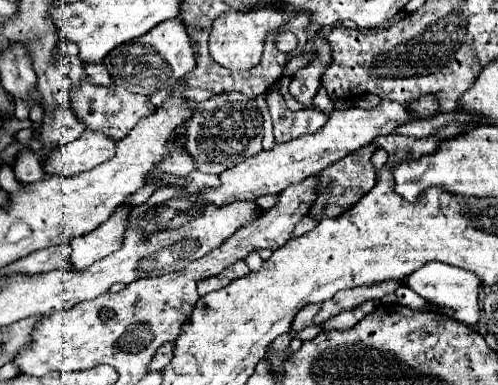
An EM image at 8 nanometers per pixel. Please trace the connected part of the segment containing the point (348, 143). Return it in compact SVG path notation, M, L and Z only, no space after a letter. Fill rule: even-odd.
M422 95L420 99L416 99L416 103L412 103L412 107L404 107L404 105L392 103L392 101L382 101L380 105L372 107L372 109L350 107L350 109L342 109L342 111L332 111L330 119L324 123L324 127L320 127L320 131L316 131L312 135L302 135L300 139L292 139L288 143L280 143L272 151L260 151L258 155L242 161L240 165L220 173L222 185L218 189L204 189L204 191L200 191L198 197L206 199L210 203L216 203L216 205L228 205L228 203L234 203L240 199L254 201L268 193L278 195L286 187L300 183L302 179L306 179L310 175L320 173L324 167L340 161L348 153L370 145L372 139L376 139L380 135L396 133L396 129L410 123L414 119L414 115L420 119L428 119L428 117L436 115L438 111L440 111L440 105L436 103L436 95Z

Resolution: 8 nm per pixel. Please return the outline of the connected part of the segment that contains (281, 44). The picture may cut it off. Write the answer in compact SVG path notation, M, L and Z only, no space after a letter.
M282 31L276 35L276 47L278 47L278 51L284 51L286 55L296 49L296 43L298 43L298 39L290 31Z

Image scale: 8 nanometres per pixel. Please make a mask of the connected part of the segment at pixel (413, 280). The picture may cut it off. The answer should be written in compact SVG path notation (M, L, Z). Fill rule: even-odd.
M428 263L420 271L412 273L408 277L408 287L412 287L418 295L422 295L426 301L432 301L440 307L454 309L454 319L472 327L480 319L480 307L478 307L478 287L480 287L480 277L472 275L472 271L460 271L458 267L446 265L446 263Z

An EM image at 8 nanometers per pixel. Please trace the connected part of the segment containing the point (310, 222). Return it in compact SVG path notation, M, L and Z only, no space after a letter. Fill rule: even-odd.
M306 213L306 215L302 217L301 221L296 225L296 231L293 231L292 238L299 237L308 233L308 231L312 231L316 225L318 225L318 223L316 223L314 219L310 219L310 215Z

